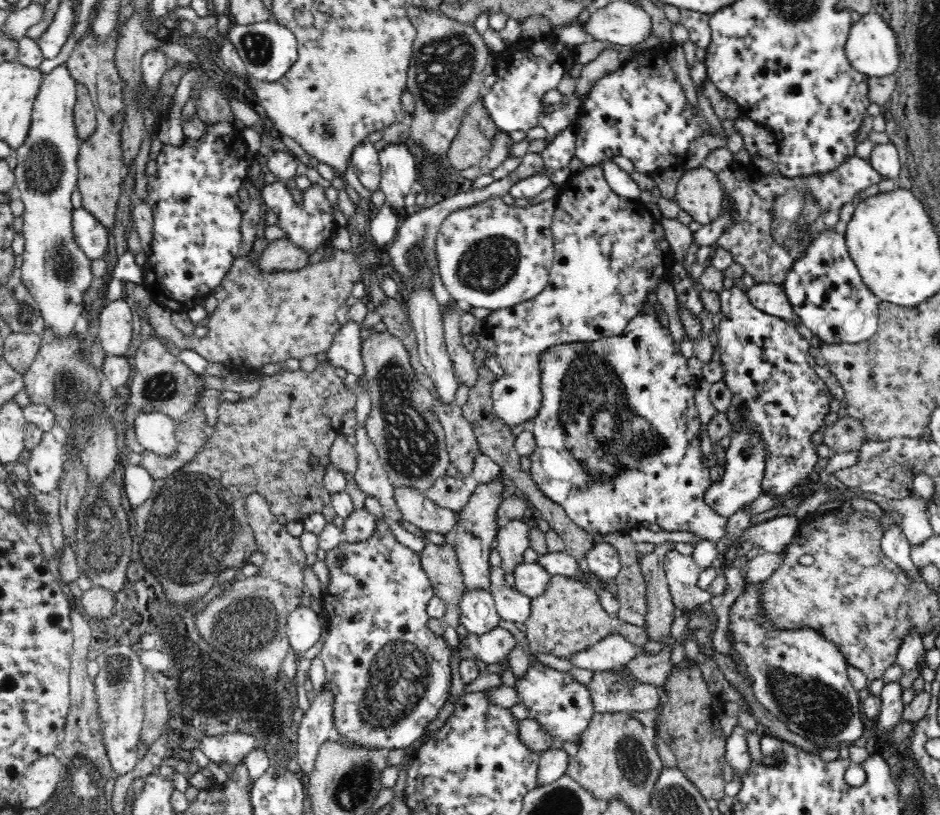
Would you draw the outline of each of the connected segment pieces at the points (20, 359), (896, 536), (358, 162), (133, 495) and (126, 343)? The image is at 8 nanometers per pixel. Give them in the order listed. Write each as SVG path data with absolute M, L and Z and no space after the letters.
M11 333L5 341L2 357L14 370L26 375L41 348L41 336Z
M892 525L885 533L880 541L882 552L894 561L895 566L902 569L902 573L910 579L915 581L920 578L919 568L914 566L912 559L910 559L910 544L906 535L900 530L900 527Z
M368 139L362 140L358 146L354 146L349 161L349 166L357 179L370 194L379 190L382 167L377 150Z
M125 463L122 474L126 498L128 498L133 509L152 496L155 480L141 464L130 465Z
M116 300L101 310L98 341L105 354L123 356L132 342L132 308L129 300Z

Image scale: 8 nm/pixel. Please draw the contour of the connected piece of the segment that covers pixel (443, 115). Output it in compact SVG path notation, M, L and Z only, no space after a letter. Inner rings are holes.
M413 4L406 8L406 15L416 29L406 78L406 86L415 101L409 134L424 148L426 156L446 158L450 140L456 136L466 111L482 95L480 82L485 78L482 72L492 53L474 23L454 20L439 9Z

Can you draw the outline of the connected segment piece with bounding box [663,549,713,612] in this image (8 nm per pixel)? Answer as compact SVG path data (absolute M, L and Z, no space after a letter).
M673 549L664 556L663 567L678 612L710 602L713 597L711 592L698 588L700 567L696 565L693 555L684 555Z

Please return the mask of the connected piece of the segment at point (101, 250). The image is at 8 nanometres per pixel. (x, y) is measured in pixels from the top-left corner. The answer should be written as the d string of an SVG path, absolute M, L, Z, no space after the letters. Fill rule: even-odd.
M84 207L72 212L72 235L90 261L104 259L110 243L109 231Z

